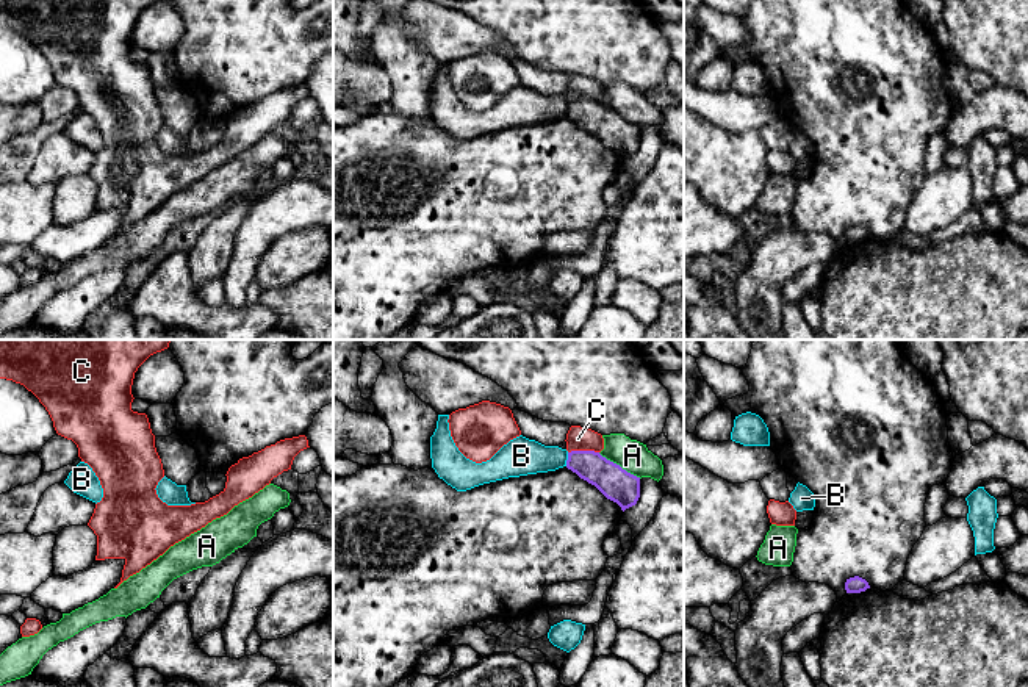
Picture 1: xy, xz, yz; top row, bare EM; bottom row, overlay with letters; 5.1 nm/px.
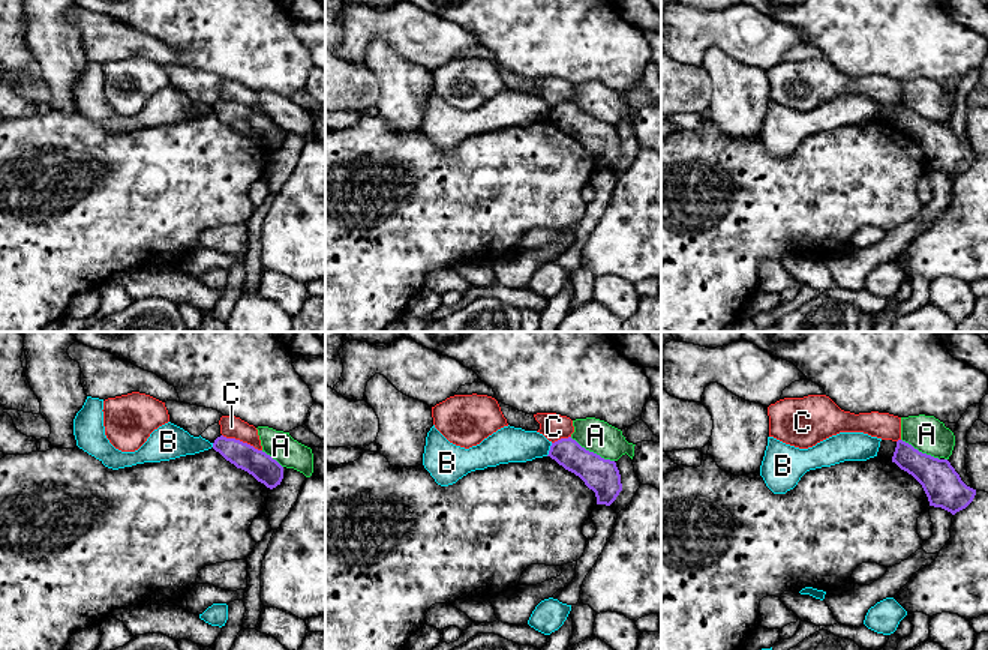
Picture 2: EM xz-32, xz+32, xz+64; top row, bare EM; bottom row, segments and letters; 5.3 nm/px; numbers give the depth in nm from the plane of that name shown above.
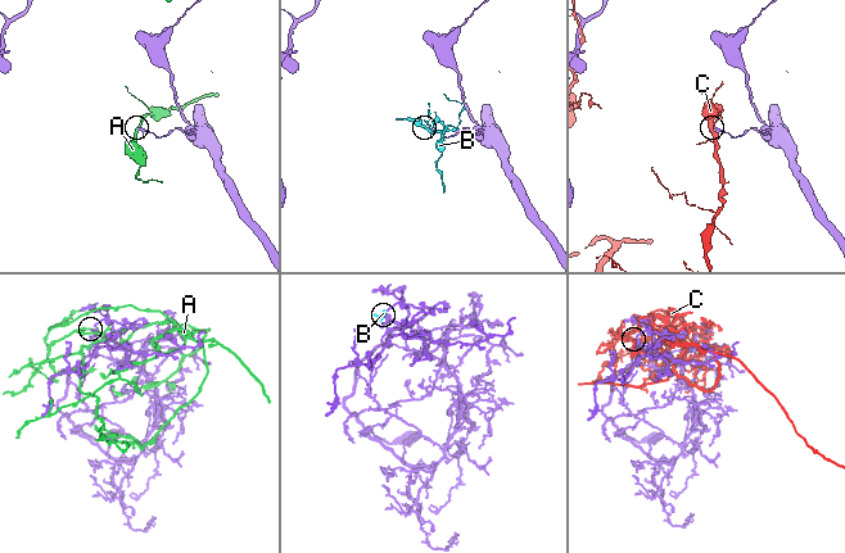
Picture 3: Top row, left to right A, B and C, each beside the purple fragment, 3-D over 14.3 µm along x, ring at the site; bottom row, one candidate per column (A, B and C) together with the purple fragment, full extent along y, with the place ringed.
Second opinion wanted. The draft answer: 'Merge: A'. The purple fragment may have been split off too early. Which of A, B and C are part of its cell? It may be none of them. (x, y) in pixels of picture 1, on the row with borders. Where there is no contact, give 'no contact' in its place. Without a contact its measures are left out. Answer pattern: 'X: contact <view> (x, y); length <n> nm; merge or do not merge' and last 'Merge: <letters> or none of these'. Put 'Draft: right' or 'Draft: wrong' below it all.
A: contact xz (618, 465); length 260 nm; do not merge
B: contact xz (568, 459); length 70 nm; do not merge
C: contact xz (582, 451); length 160 nm; do not merge
Merge: none of these
Draft: wrong

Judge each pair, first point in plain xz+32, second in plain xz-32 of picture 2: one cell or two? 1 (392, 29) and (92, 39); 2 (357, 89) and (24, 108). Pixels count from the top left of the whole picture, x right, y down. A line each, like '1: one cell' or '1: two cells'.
1: one cell
2: two cells

